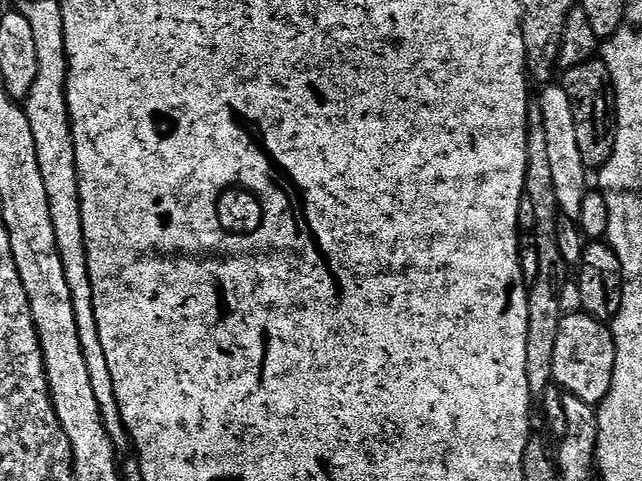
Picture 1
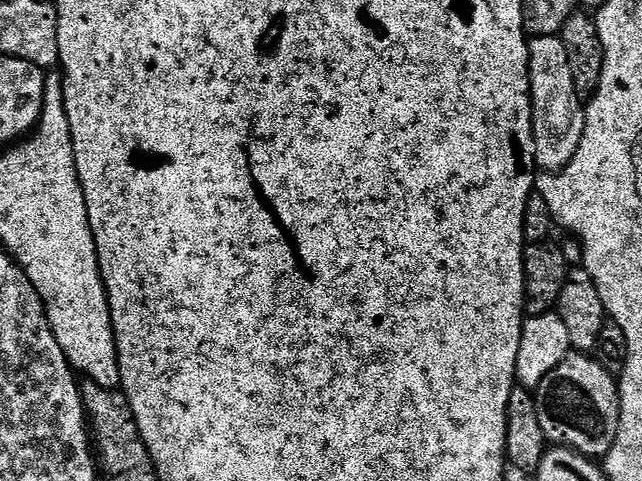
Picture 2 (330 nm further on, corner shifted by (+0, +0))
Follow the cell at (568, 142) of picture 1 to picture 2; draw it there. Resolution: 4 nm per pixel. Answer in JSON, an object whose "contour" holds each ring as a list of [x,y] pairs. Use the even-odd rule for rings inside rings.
{"contour":[[[559,35],[533,36],[528,40],[528,77],[532,91],[532,137],[536,147],[537,169],[545,172],[559,172],[574,158],[578,142],[582,142],[584,110],[582,97],[576,93],[574,77],[570,75],[570,62],[566,58],[566,46],[562,46]]]}

